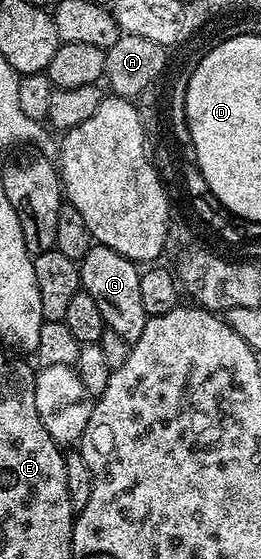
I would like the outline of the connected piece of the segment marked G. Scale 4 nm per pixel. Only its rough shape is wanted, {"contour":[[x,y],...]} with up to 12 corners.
{"contour":[[91,246],[80,287],[112,333],[133,344],[147,315],[142,271],[111,247]]}

